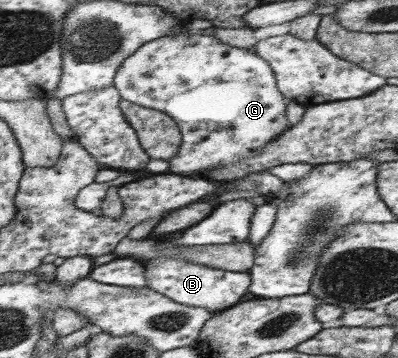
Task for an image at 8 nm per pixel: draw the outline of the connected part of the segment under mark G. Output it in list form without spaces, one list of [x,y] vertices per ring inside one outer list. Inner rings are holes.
[[[192,30],[178,31],[180,33],[175,31],[141,45],[131,57],[125,58],[112,82],[120,91],[120,98],[164,112],[175,122],[181,134],[181,146],[169,160],[168,170],[173,174],[195,176],[209,168],[256,156],[289,126],[285,118],[285,100],[276,86],[272,68],[253,50],[229,46],[213,36],[201,36]]]

